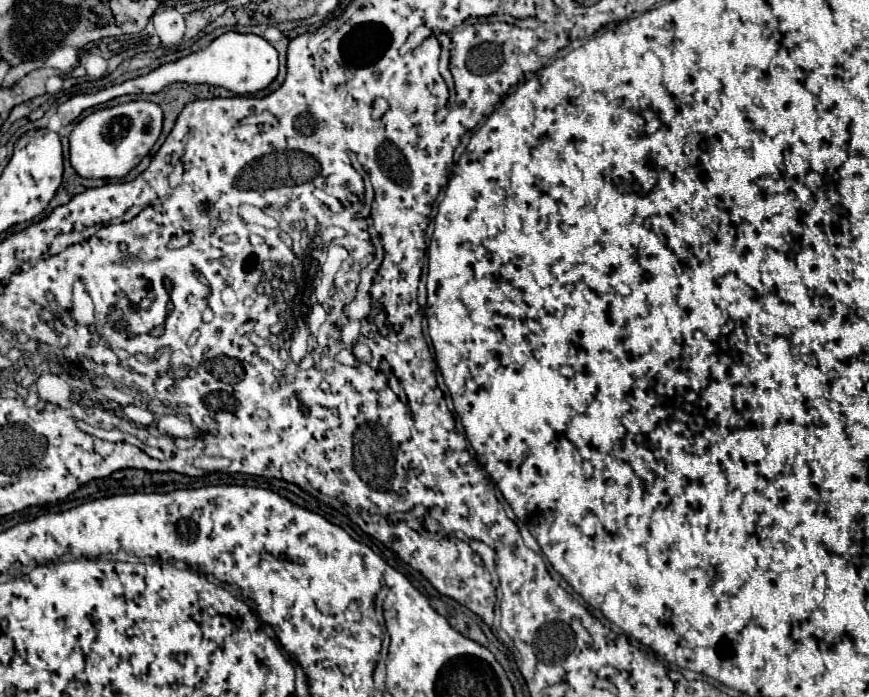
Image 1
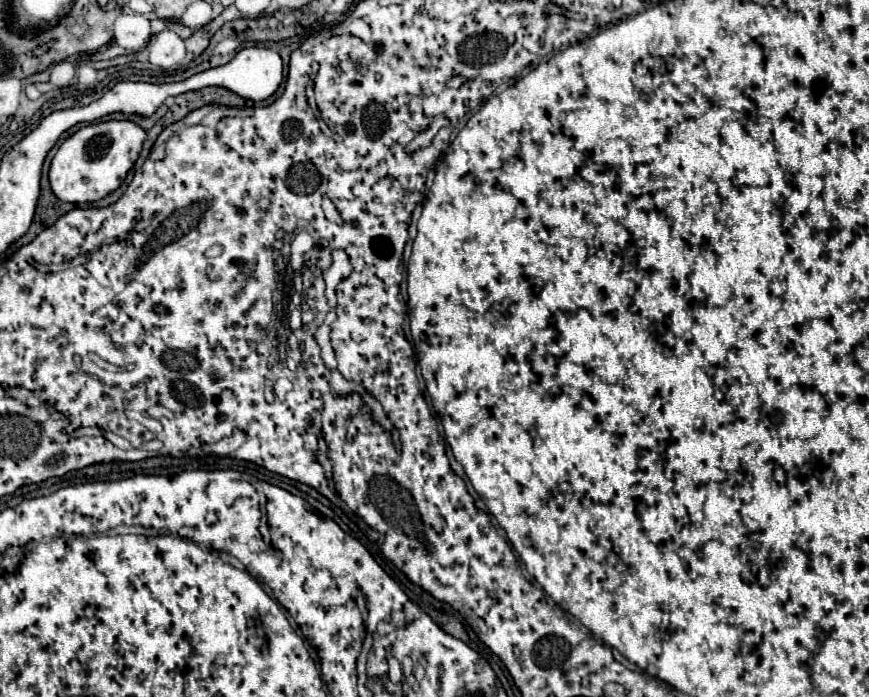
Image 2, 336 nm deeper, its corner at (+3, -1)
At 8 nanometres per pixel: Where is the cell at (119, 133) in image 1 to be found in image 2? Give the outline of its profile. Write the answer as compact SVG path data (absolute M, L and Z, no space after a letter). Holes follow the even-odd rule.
M109 119L81 127L63 141L51 161L49 183L61 201L93 203L115 191L135 165L145 141L145 129L127 119Z

